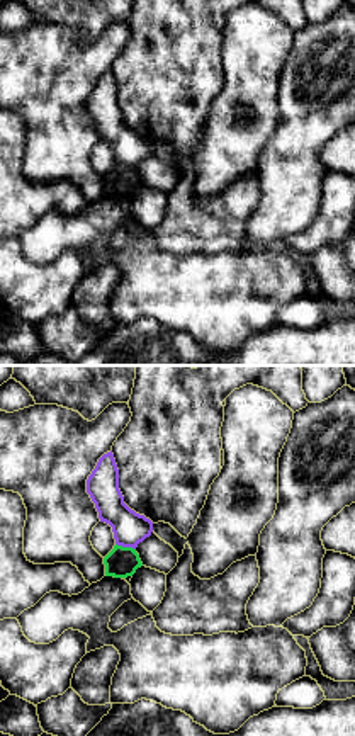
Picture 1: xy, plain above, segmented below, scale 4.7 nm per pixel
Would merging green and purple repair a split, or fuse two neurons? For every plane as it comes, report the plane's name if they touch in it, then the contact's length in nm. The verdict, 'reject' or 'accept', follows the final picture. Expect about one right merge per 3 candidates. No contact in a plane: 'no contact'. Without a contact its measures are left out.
meets green in xy; contact 100 nm long

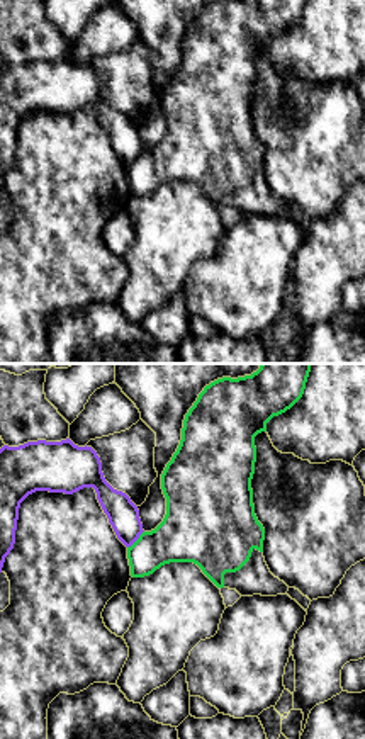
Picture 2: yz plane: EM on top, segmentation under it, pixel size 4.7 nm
meets green in yz; contact 120 nm long

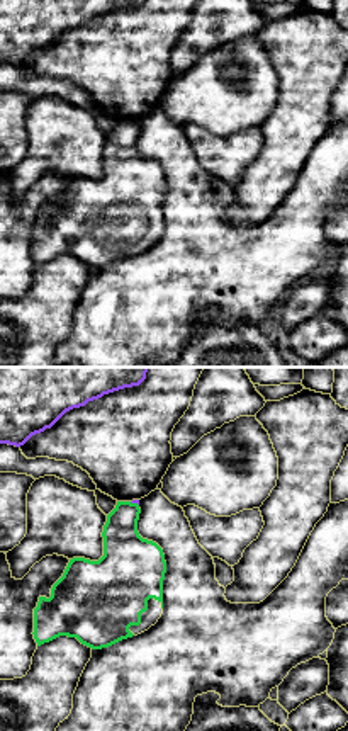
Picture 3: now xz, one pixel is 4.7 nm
meets green in xz; contact 50 nm long

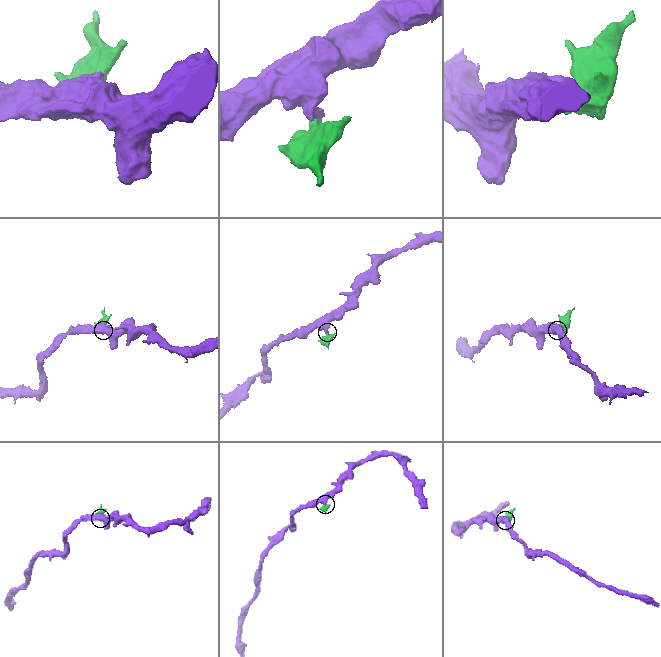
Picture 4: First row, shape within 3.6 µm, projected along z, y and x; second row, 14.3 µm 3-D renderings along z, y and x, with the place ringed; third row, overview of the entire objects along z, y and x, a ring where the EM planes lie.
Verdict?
reject

